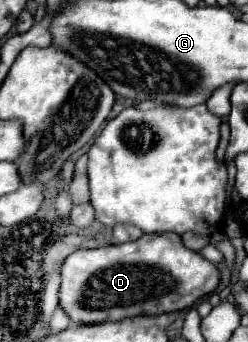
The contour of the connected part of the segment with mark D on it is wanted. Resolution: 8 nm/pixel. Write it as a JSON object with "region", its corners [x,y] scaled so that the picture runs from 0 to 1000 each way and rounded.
{"region":[[[621,681],[621,687],[581,687],[532,711],[435,716],[403,728],[323,728],[274,746],[266,763],[250,769],[242,892],[306,950],[492,939],[508,927],[645,921],[645,915],[758,904],[774,886],[831,874],[879,839],[879,827],[887,827],[879,781],[839,757],[823,757],[806,740],[750,728],[726,687]]]}

